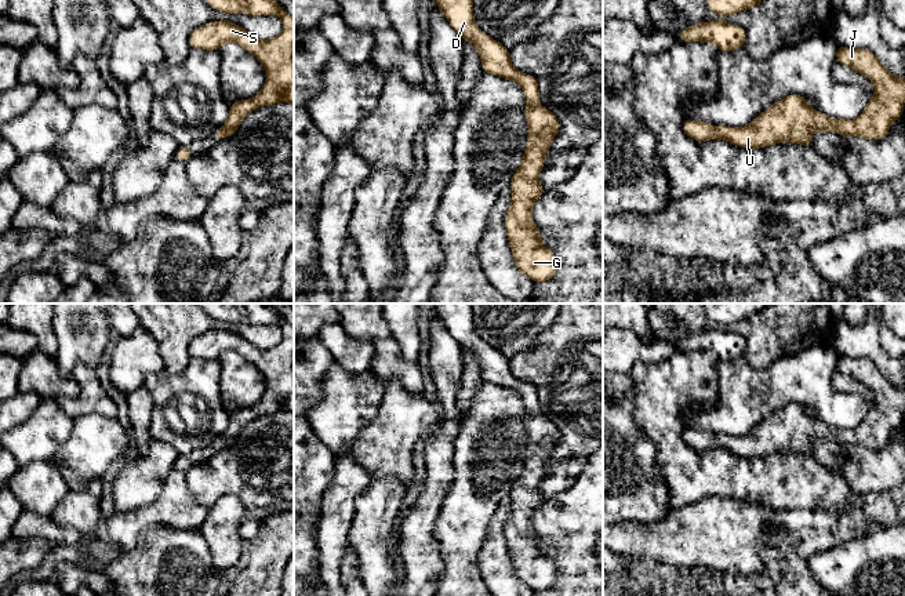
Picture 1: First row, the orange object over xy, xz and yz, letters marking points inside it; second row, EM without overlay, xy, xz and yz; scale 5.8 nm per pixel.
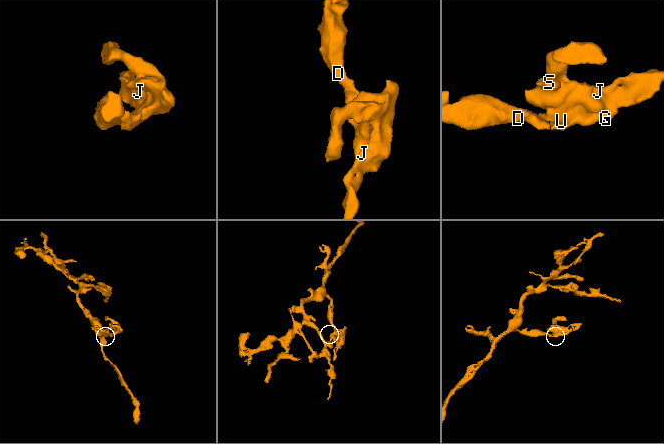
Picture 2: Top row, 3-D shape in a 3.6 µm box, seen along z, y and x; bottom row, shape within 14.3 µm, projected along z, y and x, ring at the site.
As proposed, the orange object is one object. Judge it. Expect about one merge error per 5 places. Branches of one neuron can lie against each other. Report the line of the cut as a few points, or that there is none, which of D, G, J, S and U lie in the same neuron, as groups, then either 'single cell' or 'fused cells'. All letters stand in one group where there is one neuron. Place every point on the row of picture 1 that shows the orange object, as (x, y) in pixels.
no cut; D G J S U; single cell

